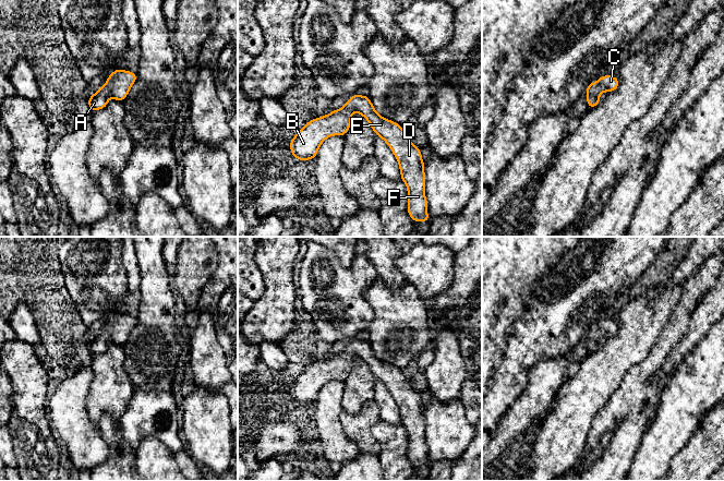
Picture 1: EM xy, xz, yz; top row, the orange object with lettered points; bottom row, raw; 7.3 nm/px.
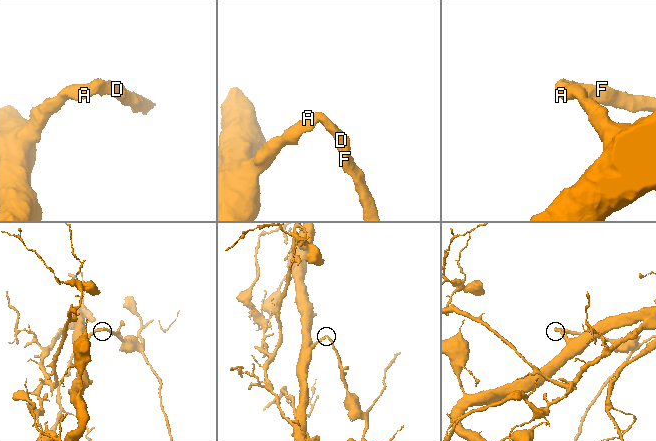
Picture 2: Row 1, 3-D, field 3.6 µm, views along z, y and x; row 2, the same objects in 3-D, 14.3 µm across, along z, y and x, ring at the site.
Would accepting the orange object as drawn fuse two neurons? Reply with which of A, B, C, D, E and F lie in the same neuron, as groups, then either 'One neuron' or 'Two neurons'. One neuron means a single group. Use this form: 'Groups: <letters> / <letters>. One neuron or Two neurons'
Groups: A B C D E F. One neuron

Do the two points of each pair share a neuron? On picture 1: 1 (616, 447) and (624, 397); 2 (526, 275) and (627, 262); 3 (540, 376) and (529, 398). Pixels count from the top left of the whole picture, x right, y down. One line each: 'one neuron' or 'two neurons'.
1: one neuron
2: two neurons
3: one neuron

